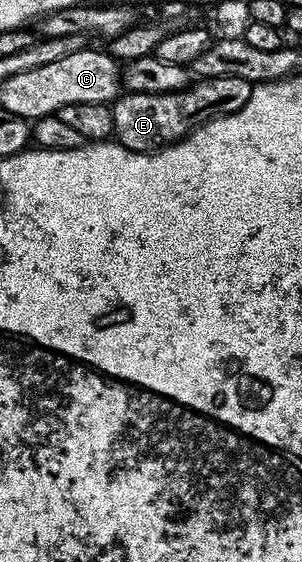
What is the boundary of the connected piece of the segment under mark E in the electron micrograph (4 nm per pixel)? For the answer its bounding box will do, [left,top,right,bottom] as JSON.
[111,78,252,152]

